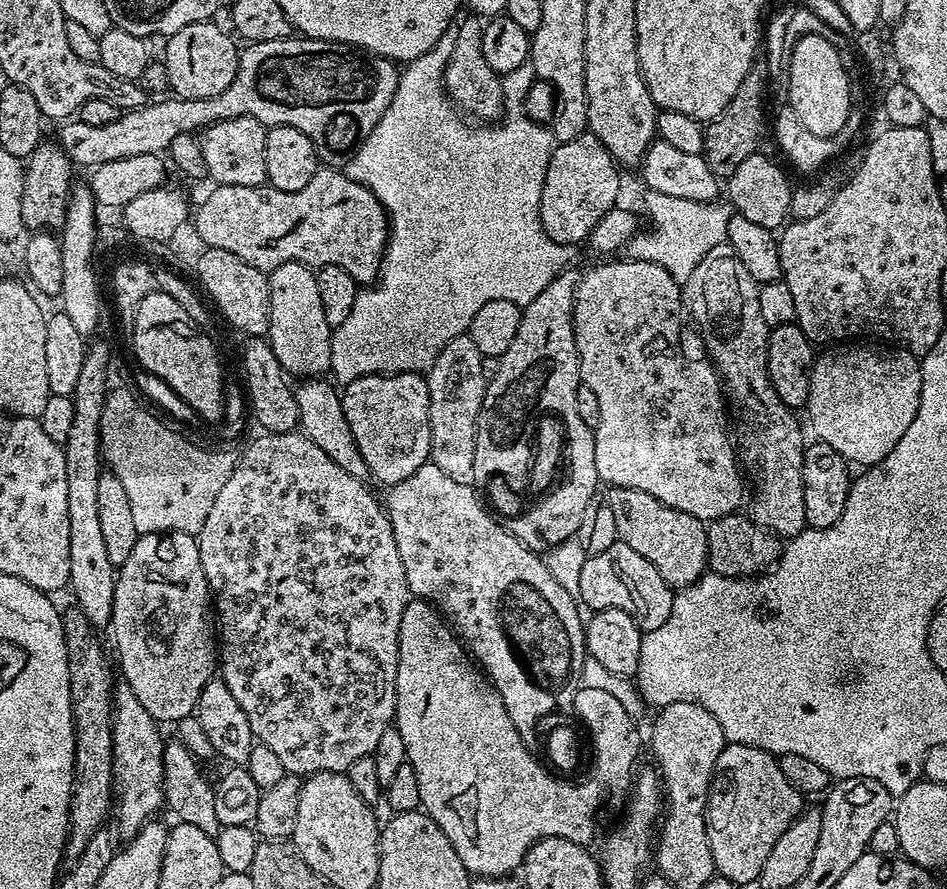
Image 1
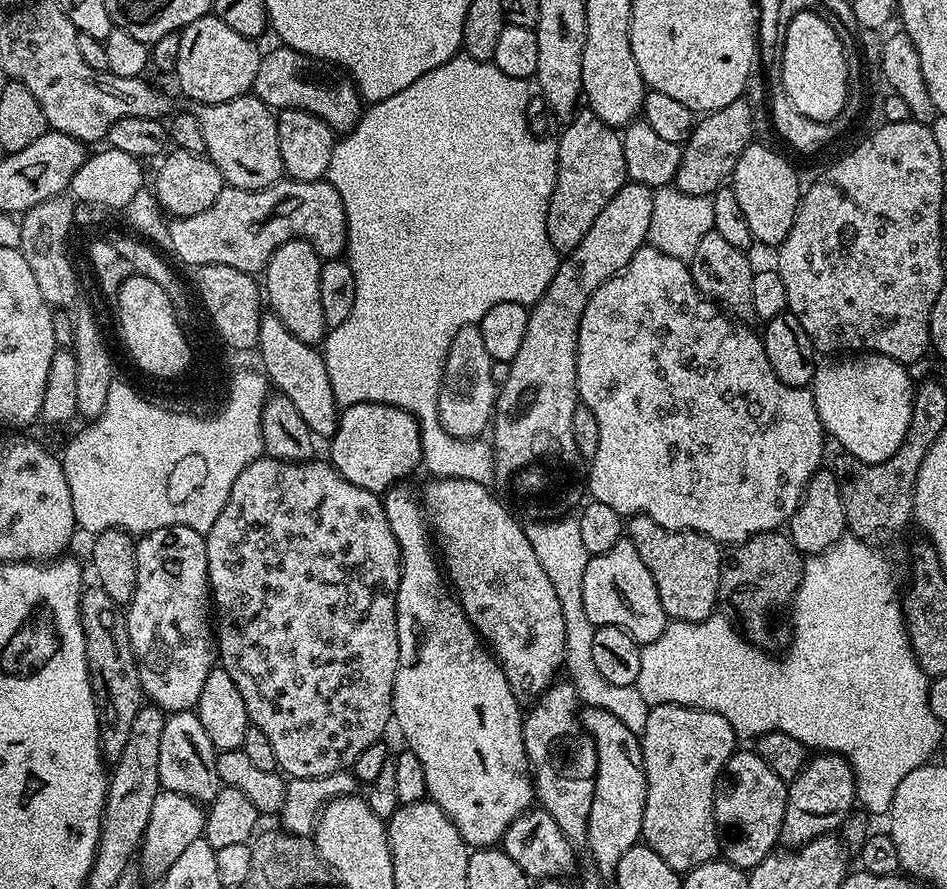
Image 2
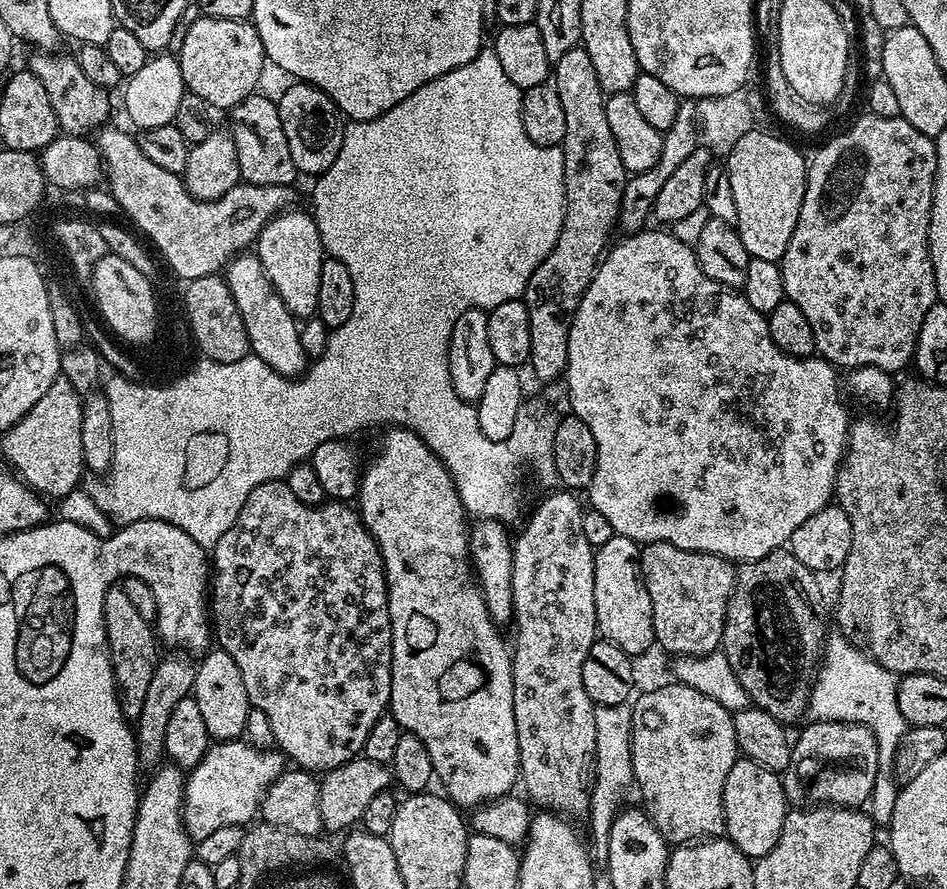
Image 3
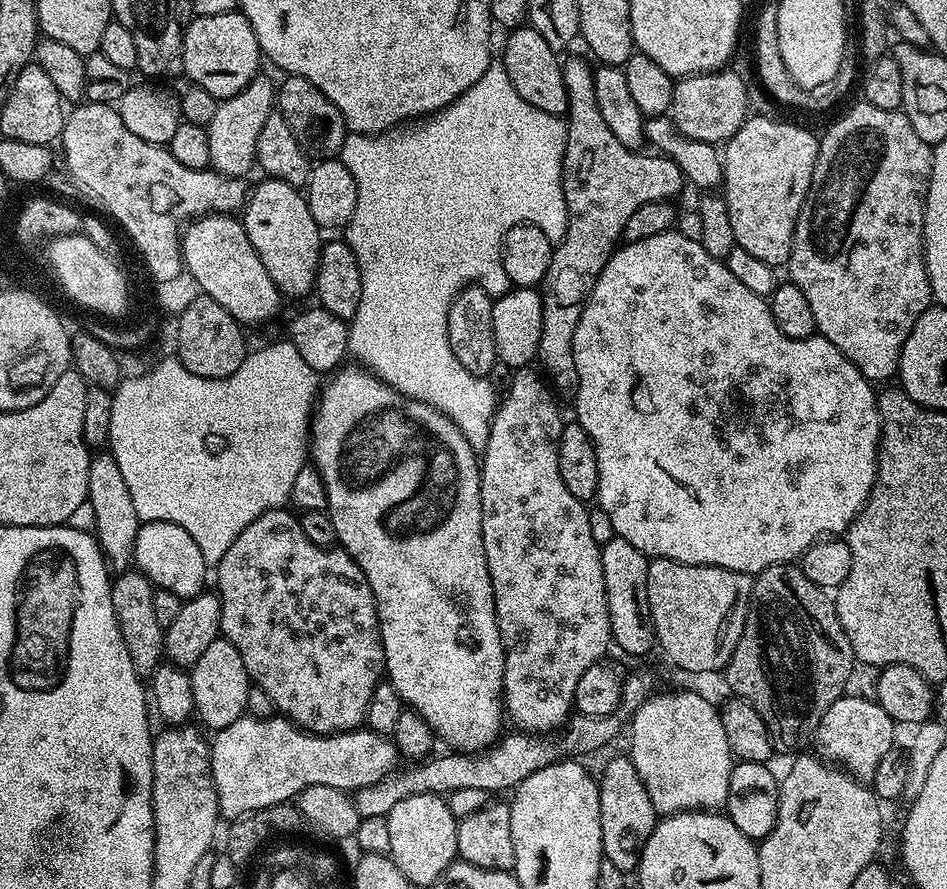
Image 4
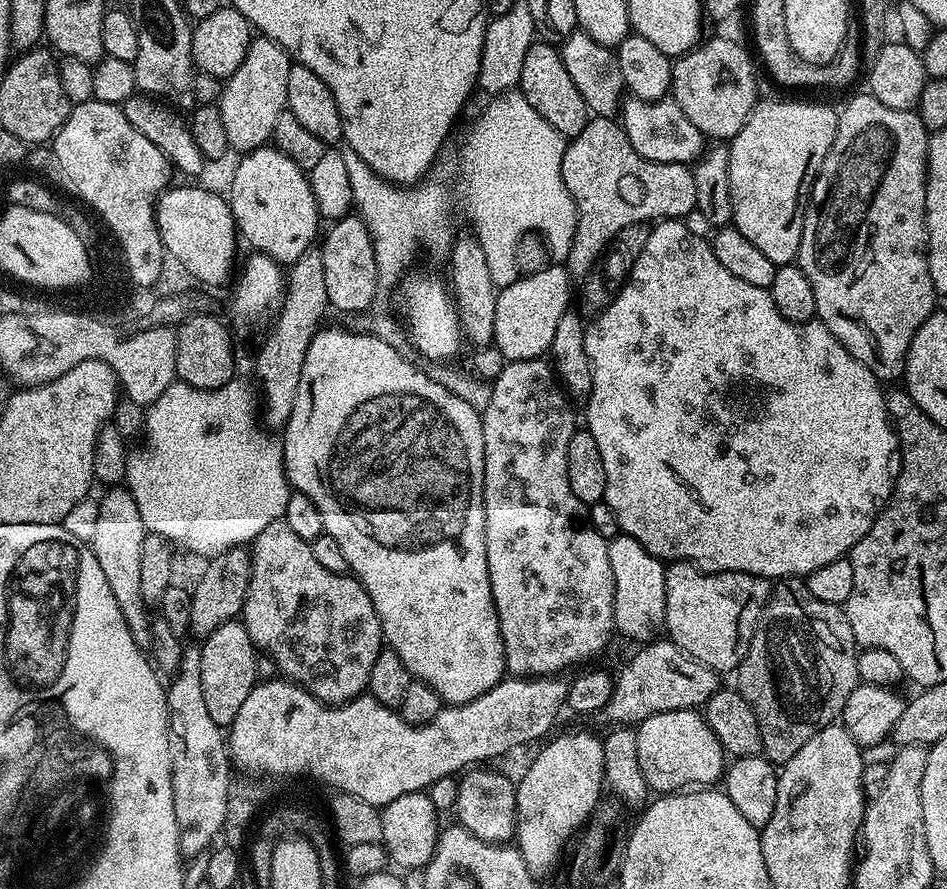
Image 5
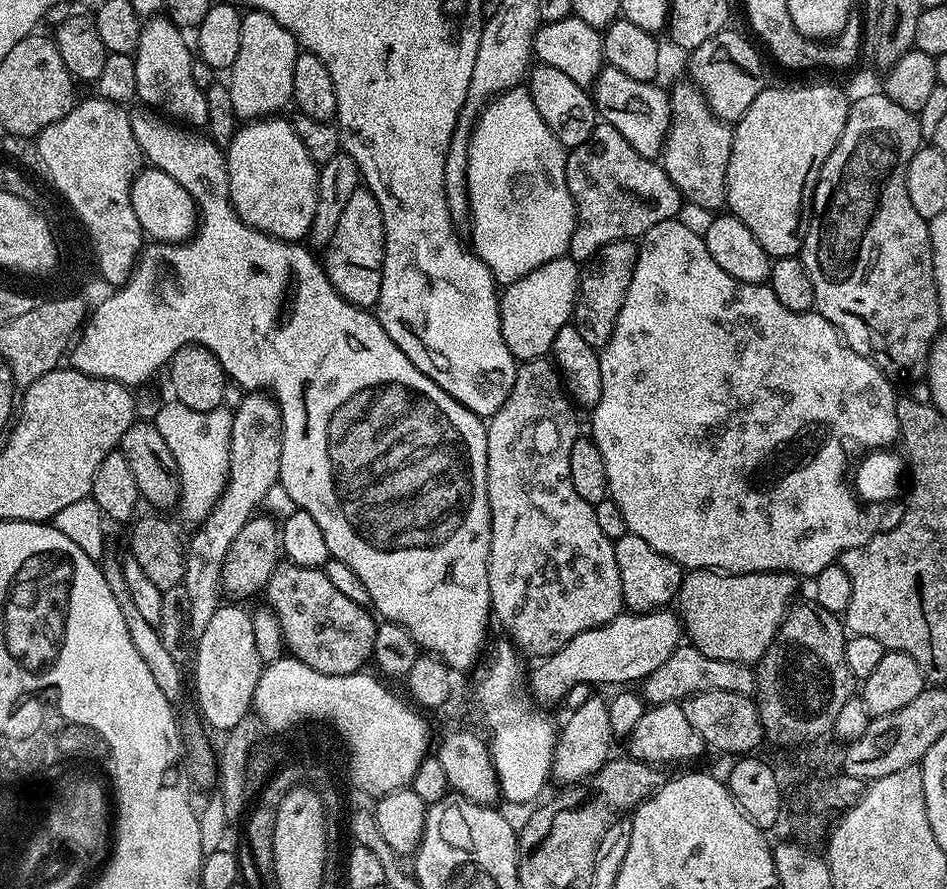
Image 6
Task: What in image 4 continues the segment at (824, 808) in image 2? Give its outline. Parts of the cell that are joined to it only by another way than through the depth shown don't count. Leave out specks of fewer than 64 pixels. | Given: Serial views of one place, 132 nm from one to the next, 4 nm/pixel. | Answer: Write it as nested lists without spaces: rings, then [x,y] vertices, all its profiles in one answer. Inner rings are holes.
[[[845,694],[833,702],[826,714],[822,714],[822,722],[818,722],[814,733],[815,751],[822,754],[823,759],[835,762],[845,772],[852,773],[857,780],[868,782],[874,770],[878,770],[878,762],[882,762],[887,752],[893,751],[892,739],[896,731],[896,721],[882,710],[875,699]]]

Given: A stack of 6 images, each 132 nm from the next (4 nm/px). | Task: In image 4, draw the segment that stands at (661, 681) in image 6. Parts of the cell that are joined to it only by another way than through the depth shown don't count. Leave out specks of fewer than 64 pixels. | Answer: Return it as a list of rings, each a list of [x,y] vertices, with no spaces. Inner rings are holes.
[[[629,671],[624,678],[624,689],[622,690],[620,707],[616,709],[613,715],[581,716],[576,714],[564,725],[562,734],[529,734],[516,730],[513,731],[513,736],[506,737],[507,735],[505,735],[503,739],[493,744],[491,748],[485,748],[484,751],[479,754],[448,754],[452,756],[433,755],[423,762],[418,762],[408,767],[410,769],[406,772],[396,770],[393,771],[391,776],[382,778],[370,786],[355,789],[354,801],[357,811],[362,818],[365,816],[387,817],[388,812],[394,810],[394,806],[398,806],[398,802],[402,802],[402,798],[410,798],[418,794],[447,797],[448,793],[454,790],[482,790],[489,794],[504,791],[507,793],[509,790],[514,790],[518,787],[526,778],[530,778],[530,774],[542,770],[548,764],[555,764],[556,761],[561,758],[584,758],[587,752],[596,752],[599,748],[606,747],[607,744],[619,734],[620,727],[622,727],[623,724],[625,727],[626,721],[644,705],[645,700],[648,699],[650,693],[653,691],[653,688],[651,688],[652,680],[646,673]]]

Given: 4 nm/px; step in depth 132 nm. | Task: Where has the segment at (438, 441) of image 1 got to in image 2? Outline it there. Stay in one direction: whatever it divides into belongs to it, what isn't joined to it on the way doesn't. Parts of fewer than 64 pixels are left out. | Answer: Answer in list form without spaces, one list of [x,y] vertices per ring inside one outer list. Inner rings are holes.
[[[474,324],[462,326],[462,330],[454,334],[454,342],[450,342],[438,394],[440,421],[454,438],[475,440],[489,431],[498,395],[498,380],[492,377],[492,368],[494,361],[486,354],[479,327]]]

